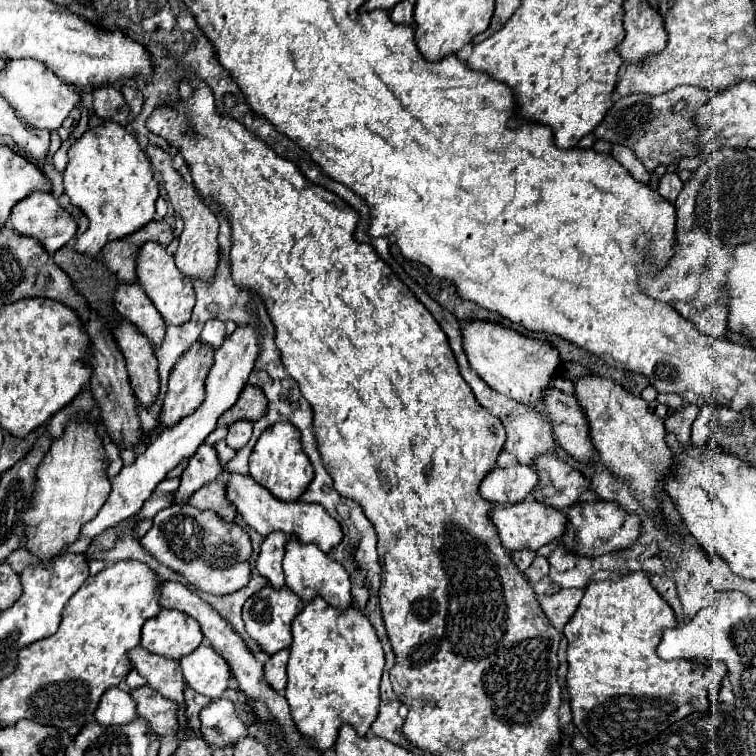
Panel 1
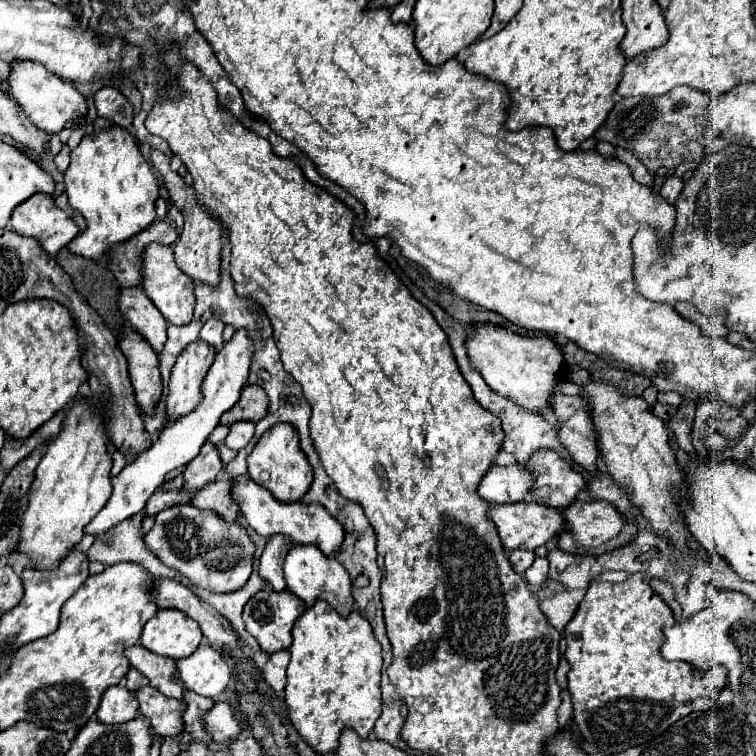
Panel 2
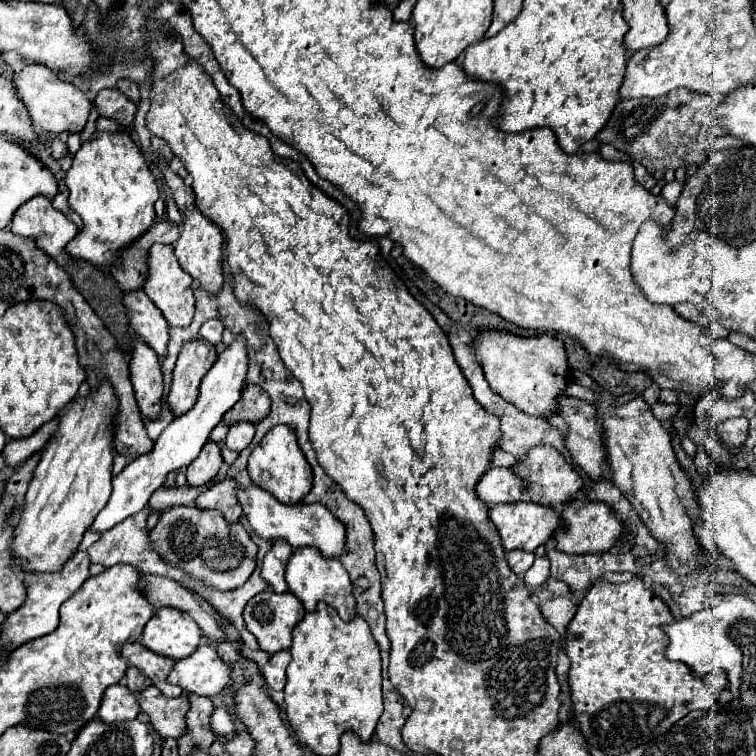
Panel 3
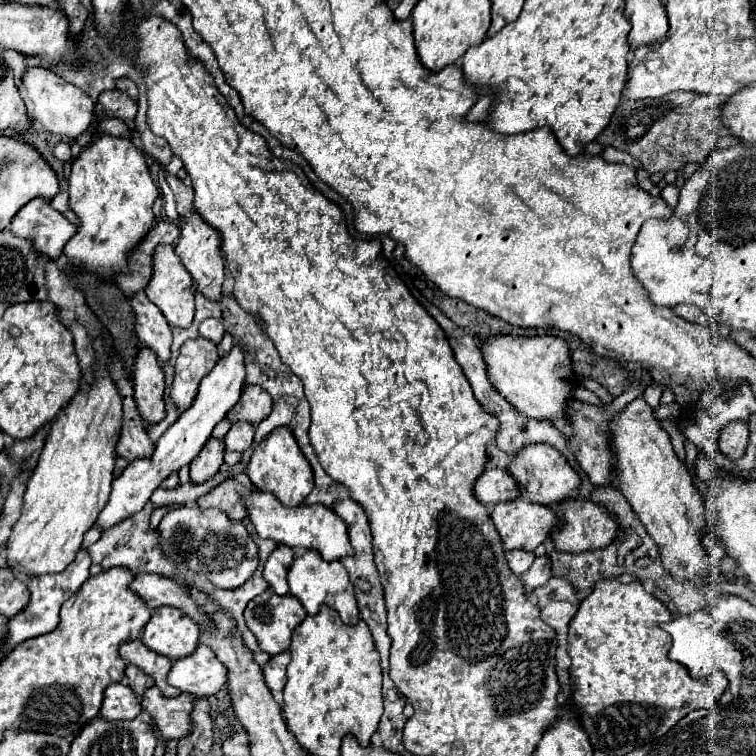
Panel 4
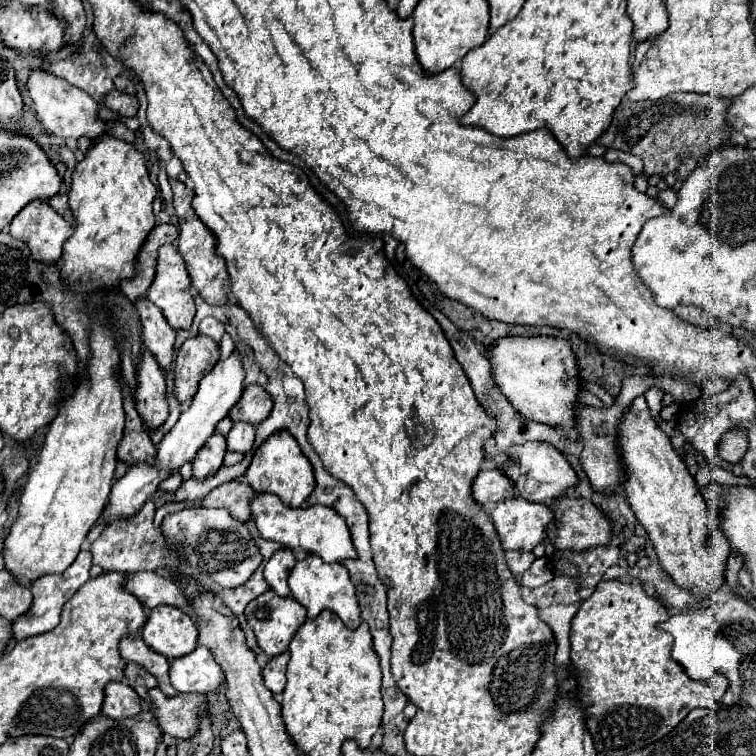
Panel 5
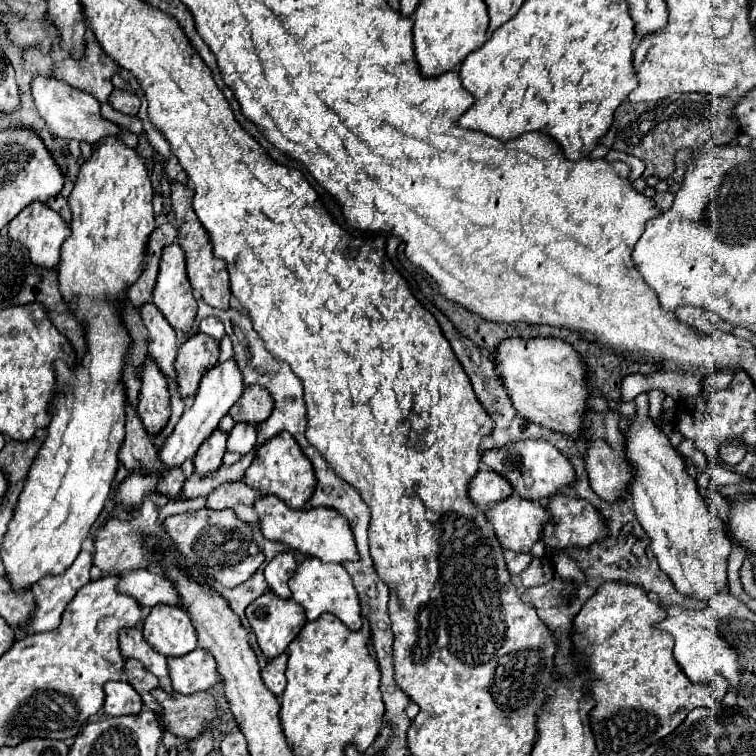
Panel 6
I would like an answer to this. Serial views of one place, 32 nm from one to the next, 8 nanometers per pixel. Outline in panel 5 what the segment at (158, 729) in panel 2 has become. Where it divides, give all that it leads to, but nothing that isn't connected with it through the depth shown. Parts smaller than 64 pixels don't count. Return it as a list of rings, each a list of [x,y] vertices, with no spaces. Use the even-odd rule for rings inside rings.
[[[152,688],[148,696],[148,710],[158,720],[162,734],[186,740],[192,732],[196,732],[196,704],[206,704],[206,696],[178,694],[168,698],[160,692],[160,688]]]

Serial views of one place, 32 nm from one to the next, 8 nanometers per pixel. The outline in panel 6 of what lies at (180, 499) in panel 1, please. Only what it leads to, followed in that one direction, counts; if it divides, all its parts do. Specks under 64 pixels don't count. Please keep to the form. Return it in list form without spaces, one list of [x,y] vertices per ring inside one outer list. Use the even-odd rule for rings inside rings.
[[[216,430],[194,456],[194,472],[198,476],[206,476],[216,472],[222,466],[222,456],[226,452],[226,434]]]

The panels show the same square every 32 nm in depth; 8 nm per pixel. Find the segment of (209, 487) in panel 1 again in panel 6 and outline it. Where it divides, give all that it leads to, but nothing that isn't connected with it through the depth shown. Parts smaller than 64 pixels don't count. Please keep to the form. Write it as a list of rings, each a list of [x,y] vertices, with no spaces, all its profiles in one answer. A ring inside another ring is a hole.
[[[228,482],[218,486],[212,494],[208,494],[206,508],[212,508],[212,510],[230,508],[240,520],[256,522],[256,512],[252,512],[252,504],[260,496],[262,494],[248,488],[244,482]]]

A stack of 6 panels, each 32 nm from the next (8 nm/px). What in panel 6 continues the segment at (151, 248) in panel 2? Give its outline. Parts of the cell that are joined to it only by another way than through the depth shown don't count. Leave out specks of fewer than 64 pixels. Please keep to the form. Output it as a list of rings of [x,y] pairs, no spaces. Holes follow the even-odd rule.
[[[176,242],[162,248],[152,302],[160,308],[174,330],[190,332],[196,316],[196,298],[186,274],[184,252]]]

